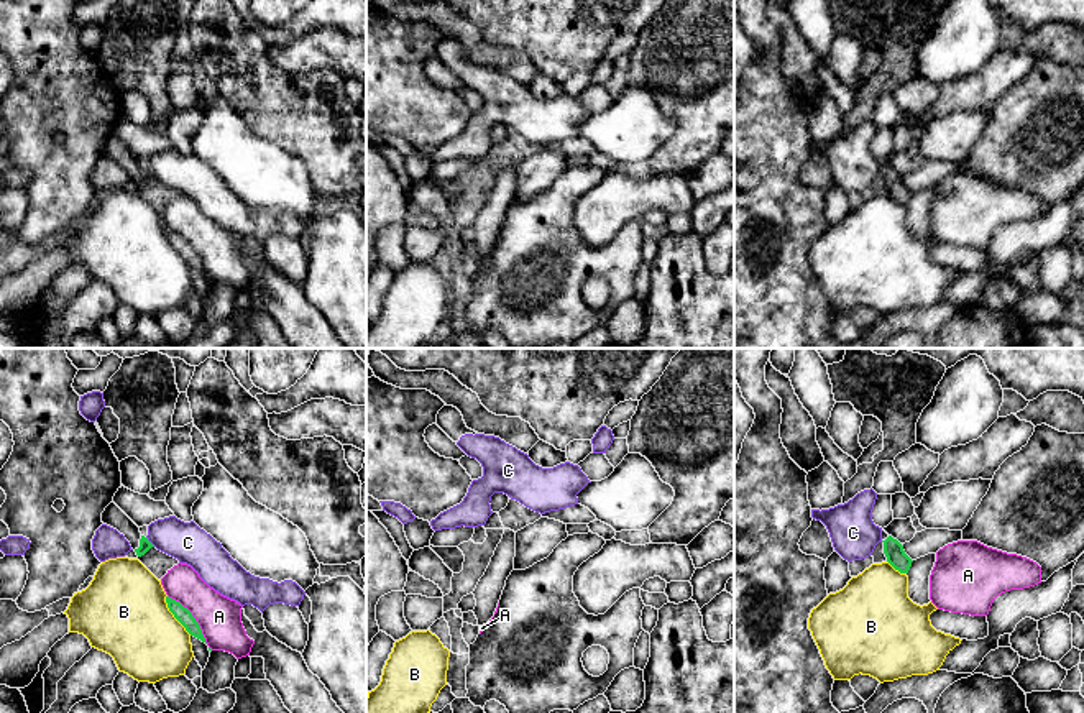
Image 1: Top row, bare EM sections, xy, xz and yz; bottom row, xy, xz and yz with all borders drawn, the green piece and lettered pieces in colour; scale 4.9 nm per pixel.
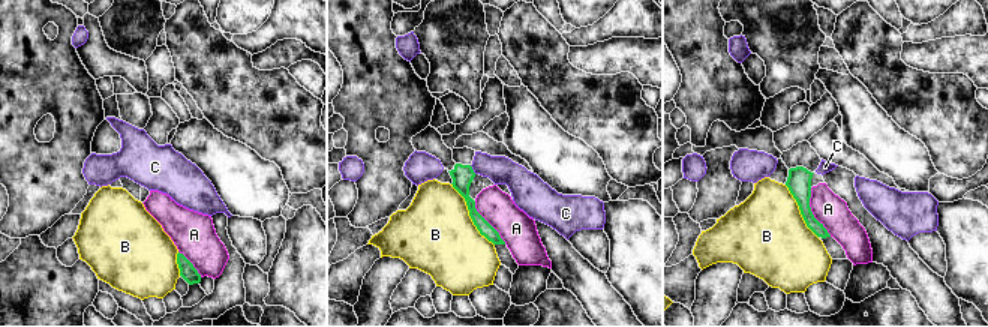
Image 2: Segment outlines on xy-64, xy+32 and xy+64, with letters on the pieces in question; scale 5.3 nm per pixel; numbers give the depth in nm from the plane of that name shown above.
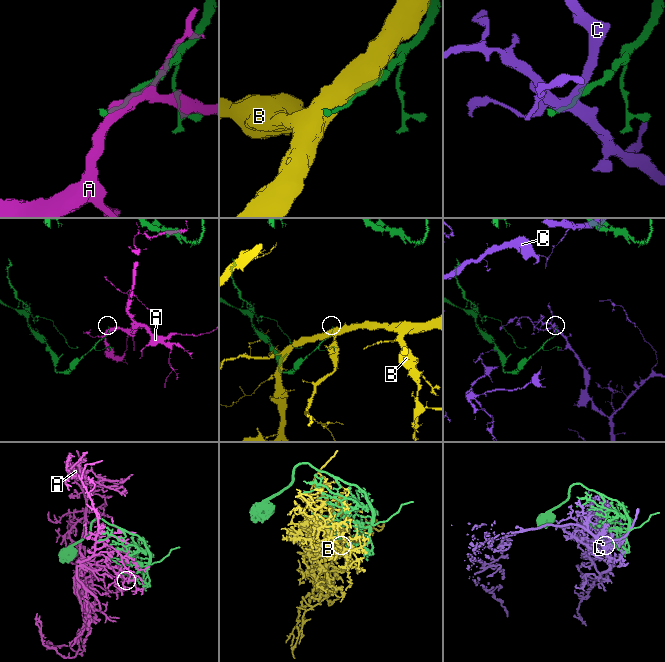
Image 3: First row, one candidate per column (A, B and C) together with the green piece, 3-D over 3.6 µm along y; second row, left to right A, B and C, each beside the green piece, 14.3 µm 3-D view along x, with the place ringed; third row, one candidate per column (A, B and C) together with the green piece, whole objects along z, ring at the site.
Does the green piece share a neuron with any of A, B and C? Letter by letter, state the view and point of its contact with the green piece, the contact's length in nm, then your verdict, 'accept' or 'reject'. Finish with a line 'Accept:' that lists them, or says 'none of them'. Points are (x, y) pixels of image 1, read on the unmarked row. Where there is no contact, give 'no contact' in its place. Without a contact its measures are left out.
A: xy (192, 248) | 300 nm | reject
B: xy (173, 245) | 240 nm | reject
C: xy (148, 173) | 70 nm | reject
Accept: none of them

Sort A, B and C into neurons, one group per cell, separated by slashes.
A / B / C

